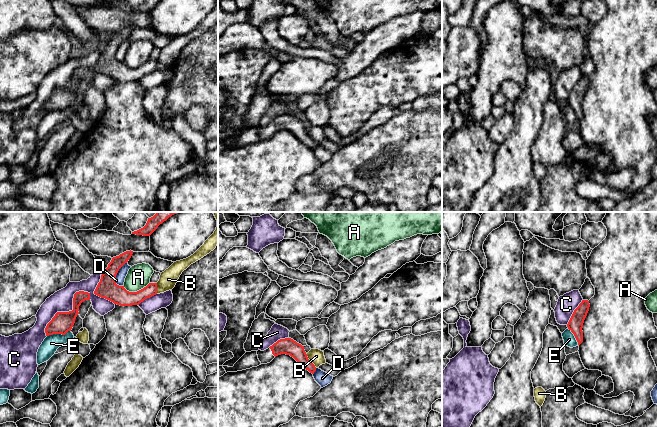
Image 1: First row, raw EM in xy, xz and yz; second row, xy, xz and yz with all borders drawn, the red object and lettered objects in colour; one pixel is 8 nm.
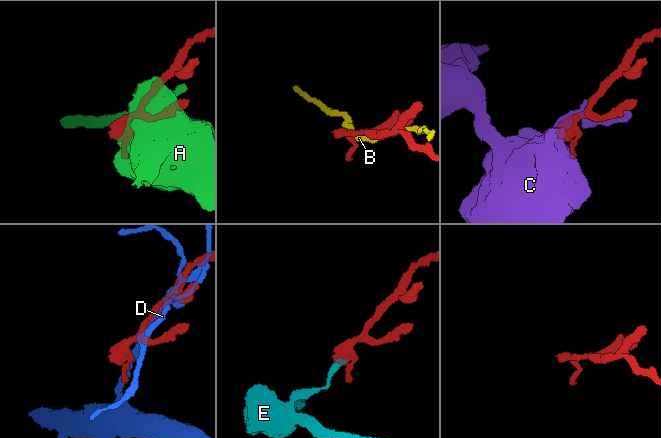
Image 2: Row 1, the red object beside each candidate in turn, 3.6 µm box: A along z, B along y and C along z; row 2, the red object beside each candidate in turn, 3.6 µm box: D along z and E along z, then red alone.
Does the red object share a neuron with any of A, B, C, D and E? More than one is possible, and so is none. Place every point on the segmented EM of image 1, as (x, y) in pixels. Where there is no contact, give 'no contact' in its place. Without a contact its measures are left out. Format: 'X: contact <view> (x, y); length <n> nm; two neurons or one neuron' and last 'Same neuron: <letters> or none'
A: contact xy (137, 291); length 220 nm; two neurons
B: contact xz (309, 360); length 150 nm; two neurons
C: contact xy (67, 312); length 500 nm; two neurons
D: contact xy (117, 272); length 240 nm; two neurons
E: contact xy (58, 333); length 200 nm; two neurons
Same neuron: none

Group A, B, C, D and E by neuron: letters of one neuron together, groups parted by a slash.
A / B / C / D / E

